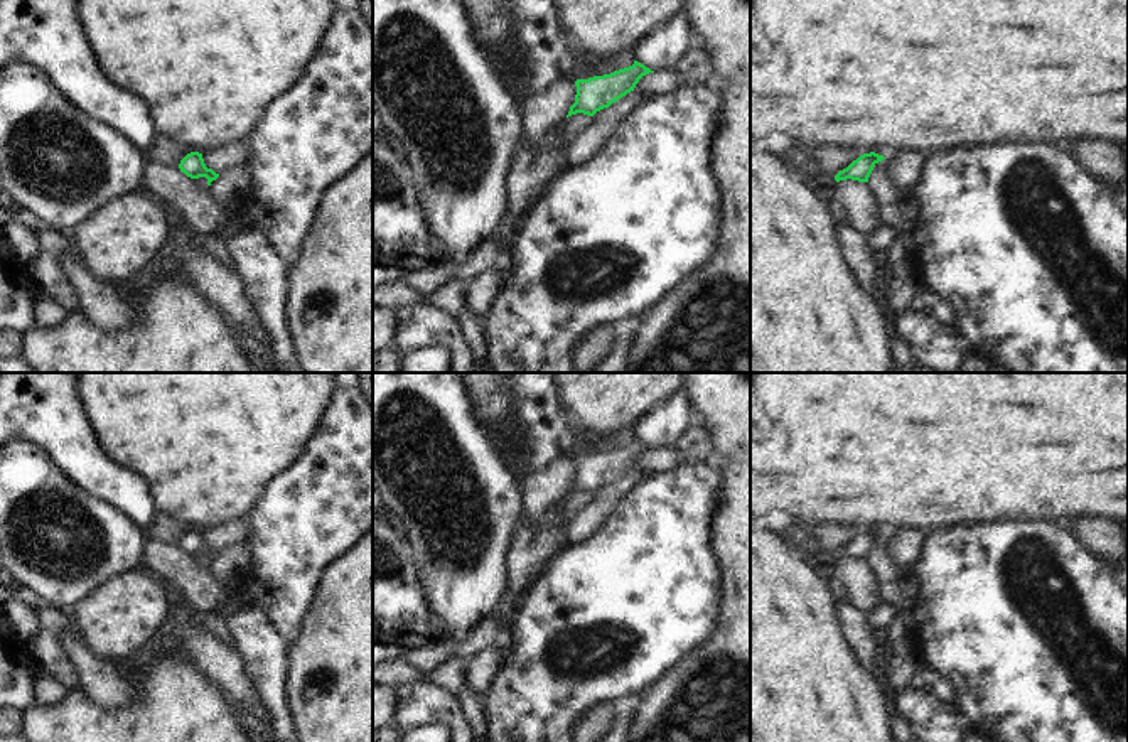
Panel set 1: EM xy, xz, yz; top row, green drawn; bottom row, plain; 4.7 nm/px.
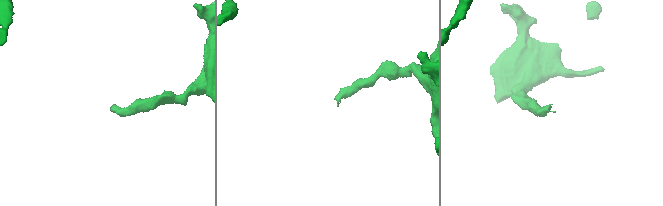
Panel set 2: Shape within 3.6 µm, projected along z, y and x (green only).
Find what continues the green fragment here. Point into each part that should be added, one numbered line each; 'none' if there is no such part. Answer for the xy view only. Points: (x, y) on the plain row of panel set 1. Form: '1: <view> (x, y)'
none

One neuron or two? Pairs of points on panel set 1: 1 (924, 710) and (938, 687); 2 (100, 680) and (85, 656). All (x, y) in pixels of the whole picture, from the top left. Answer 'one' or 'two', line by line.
1: two
2: one

